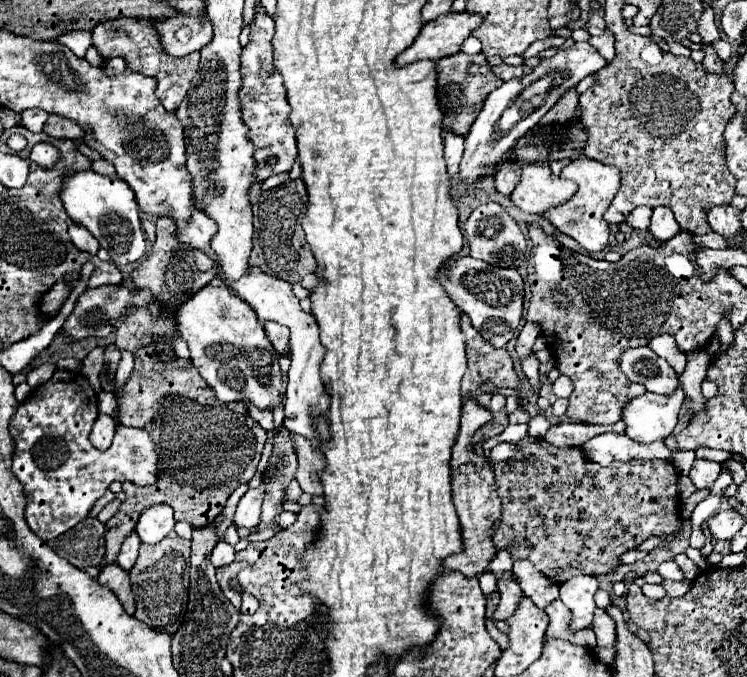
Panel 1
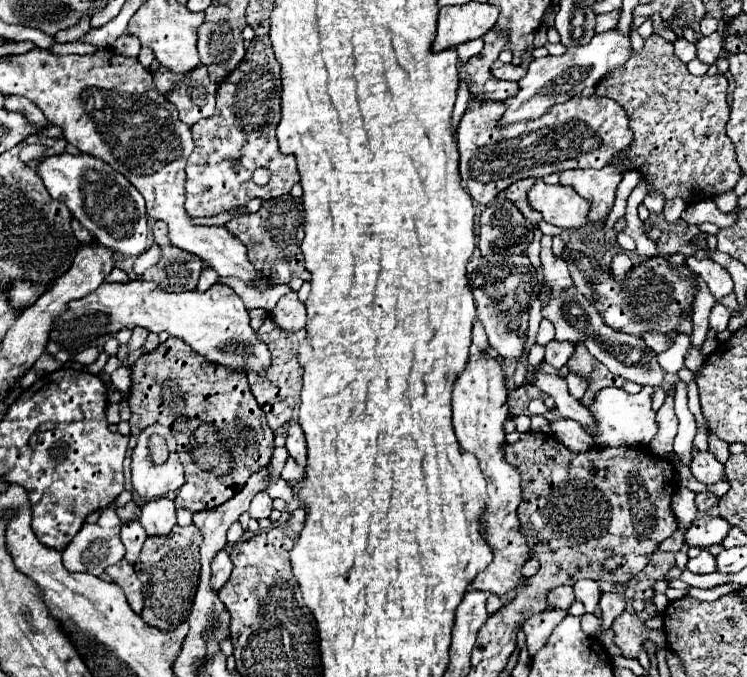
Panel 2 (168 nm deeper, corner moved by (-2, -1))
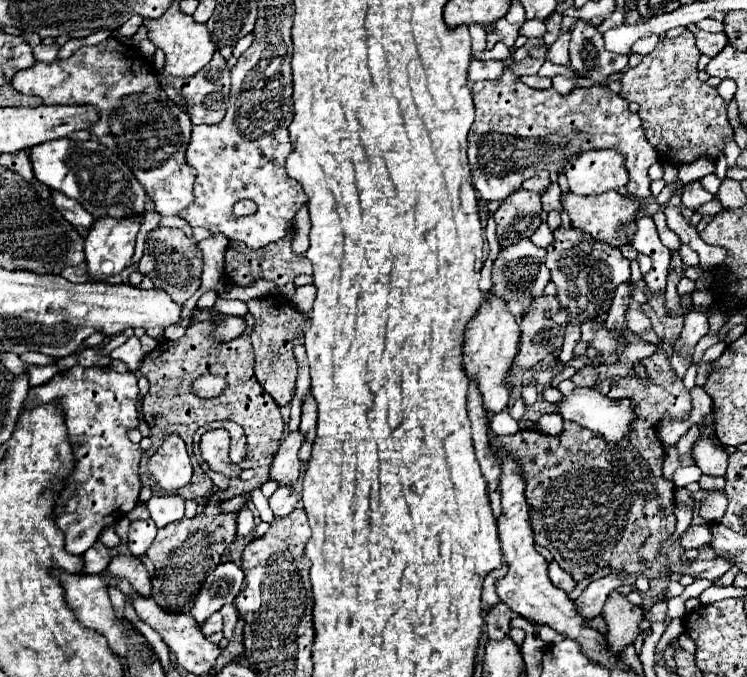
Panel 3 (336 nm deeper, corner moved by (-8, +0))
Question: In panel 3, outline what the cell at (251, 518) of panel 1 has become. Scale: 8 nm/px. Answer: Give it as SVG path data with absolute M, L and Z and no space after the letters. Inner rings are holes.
M282 486L268 498L268 502L276 516L288 516L296 508L298 498L296 498L296 492L292 486Z

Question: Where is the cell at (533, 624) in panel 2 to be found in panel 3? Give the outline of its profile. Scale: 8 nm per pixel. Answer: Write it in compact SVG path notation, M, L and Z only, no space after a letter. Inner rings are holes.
M608 574L608 576L602 576L594 582L588 584L588 588L580 594L580 598L576 600L576 612L578 616L582 618L594 618L594 616L600 616L602 612L602 606L608 598L608 594L618 588L622 582L618 580L618 574Z

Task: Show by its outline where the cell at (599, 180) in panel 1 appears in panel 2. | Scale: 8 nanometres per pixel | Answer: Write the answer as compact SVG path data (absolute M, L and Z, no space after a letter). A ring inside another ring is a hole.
M616 167L606 169L570 169L560 173L560 185L572 187L580 197L592 203L590 225L598 225L612 209L616 187L622 181L622 171Z

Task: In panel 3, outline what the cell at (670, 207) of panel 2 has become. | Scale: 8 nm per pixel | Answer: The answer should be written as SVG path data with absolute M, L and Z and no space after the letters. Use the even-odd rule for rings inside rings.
M690 182L684 186L684 192L682 192L682 204L684 208L690 208L690 210L698 210L702 204L710 202L714 196L710 192L706 192L700 182Z

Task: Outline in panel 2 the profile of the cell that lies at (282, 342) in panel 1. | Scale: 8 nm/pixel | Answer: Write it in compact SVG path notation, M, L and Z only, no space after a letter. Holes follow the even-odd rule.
M298 293L284 295L272 311L274 323L278 323L286 331L298 331L306 325L306 307L298 299Z

